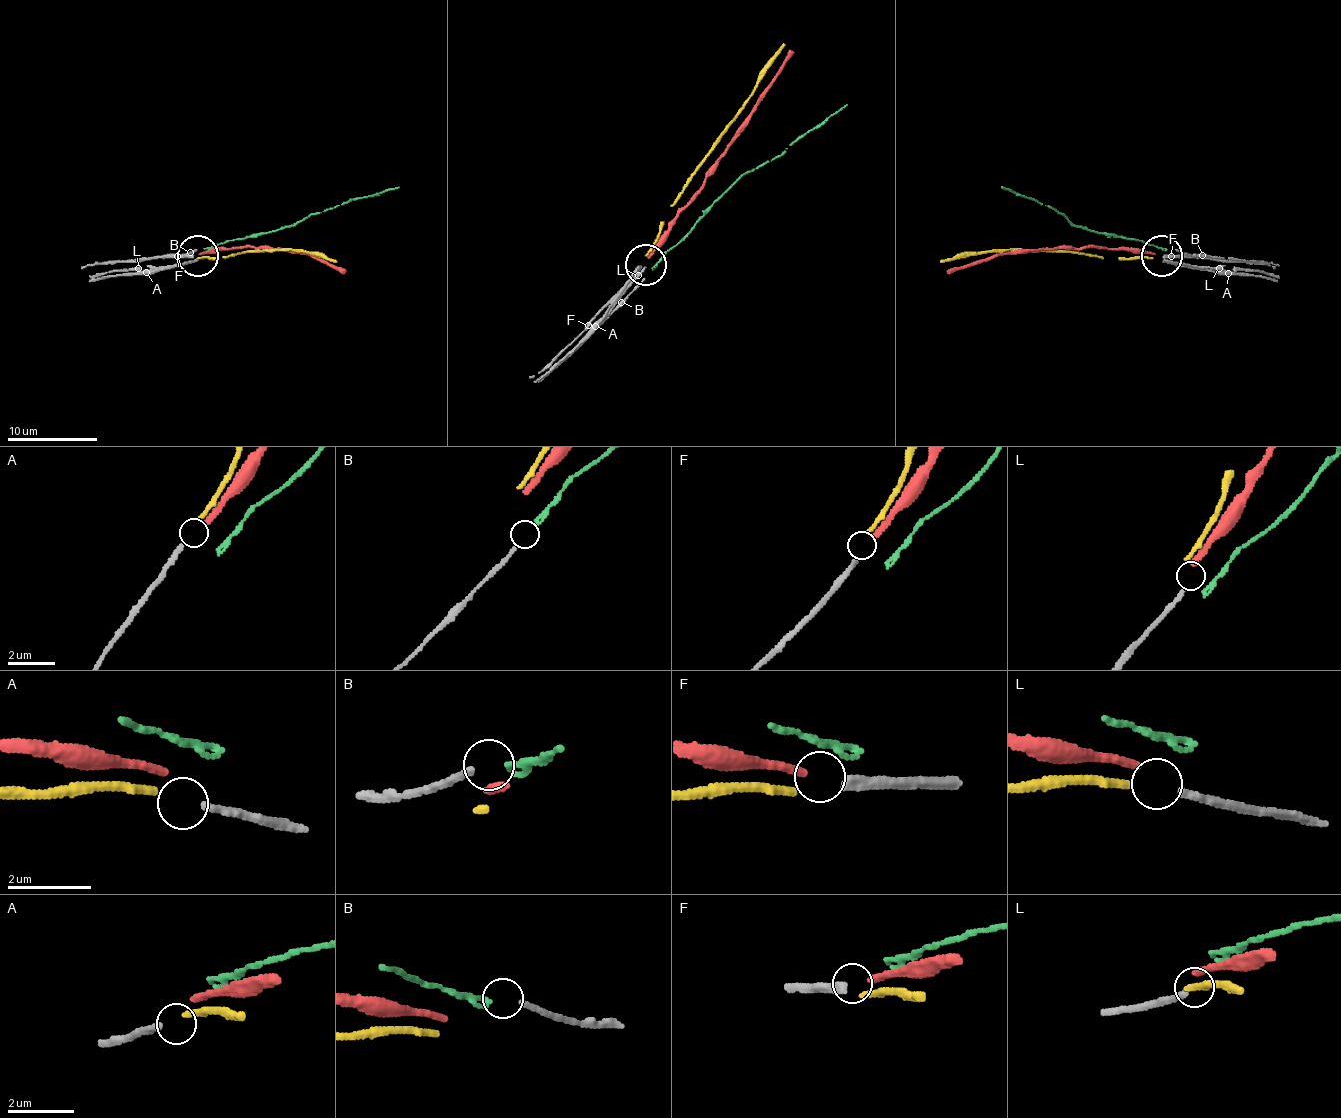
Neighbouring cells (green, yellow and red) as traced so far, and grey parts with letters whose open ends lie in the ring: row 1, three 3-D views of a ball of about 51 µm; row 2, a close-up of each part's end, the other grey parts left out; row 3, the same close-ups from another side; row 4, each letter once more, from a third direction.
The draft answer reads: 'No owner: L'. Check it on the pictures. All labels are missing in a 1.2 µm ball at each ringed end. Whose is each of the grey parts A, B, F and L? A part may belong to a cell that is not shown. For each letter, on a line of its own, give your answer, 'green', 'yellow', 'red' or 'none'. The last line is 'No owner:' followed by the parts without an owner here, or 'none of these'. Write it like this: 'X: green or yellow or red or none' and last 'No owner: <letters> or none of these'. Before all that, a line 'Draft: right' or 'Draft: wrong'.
Draft: right
A: yellow
B: green
F: red
L: none
No owner: L

